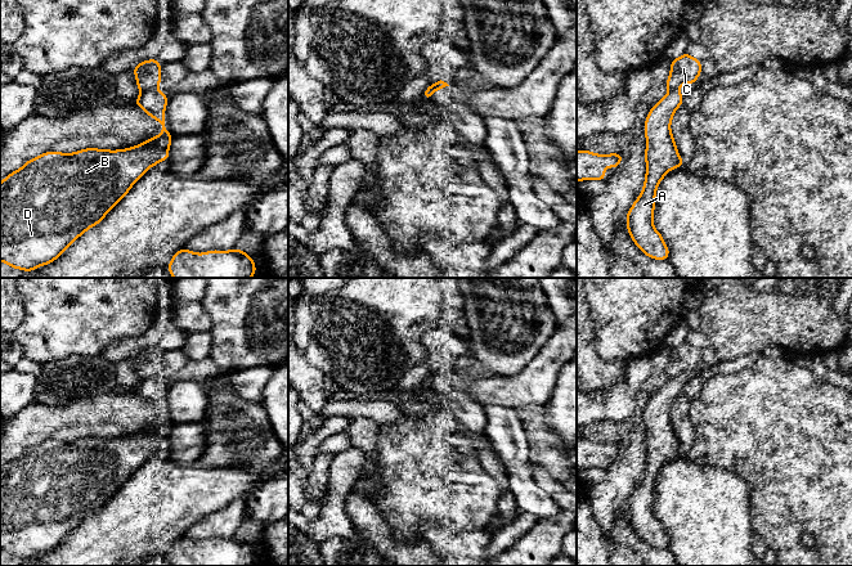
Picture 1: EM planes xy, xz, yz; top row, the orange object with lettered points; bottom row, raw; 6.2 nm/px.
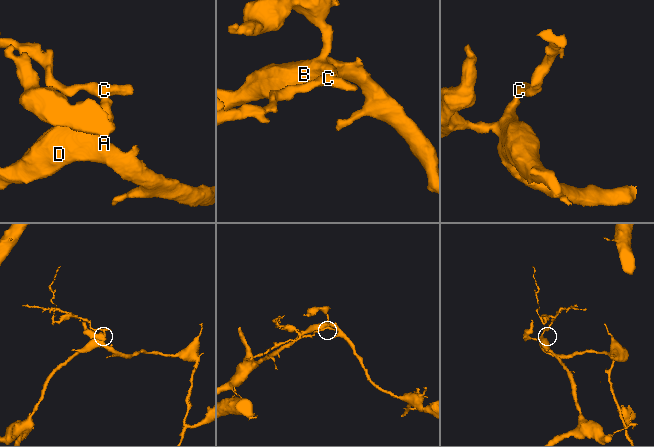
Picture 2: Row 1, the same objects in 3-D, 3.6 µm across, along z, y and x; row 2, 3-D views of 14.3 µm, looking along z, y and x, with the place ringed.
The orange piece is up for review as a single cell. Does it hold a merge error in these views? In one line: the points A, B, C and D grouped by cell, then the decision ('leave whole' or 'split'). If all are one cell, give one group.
A B D / C; split

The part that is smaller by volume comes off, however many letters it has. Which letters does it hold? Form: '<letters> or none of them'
C

